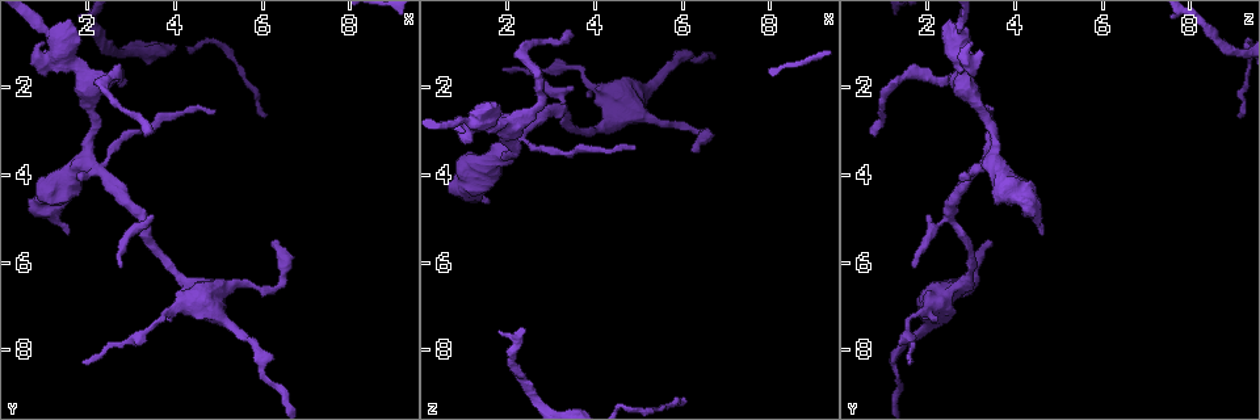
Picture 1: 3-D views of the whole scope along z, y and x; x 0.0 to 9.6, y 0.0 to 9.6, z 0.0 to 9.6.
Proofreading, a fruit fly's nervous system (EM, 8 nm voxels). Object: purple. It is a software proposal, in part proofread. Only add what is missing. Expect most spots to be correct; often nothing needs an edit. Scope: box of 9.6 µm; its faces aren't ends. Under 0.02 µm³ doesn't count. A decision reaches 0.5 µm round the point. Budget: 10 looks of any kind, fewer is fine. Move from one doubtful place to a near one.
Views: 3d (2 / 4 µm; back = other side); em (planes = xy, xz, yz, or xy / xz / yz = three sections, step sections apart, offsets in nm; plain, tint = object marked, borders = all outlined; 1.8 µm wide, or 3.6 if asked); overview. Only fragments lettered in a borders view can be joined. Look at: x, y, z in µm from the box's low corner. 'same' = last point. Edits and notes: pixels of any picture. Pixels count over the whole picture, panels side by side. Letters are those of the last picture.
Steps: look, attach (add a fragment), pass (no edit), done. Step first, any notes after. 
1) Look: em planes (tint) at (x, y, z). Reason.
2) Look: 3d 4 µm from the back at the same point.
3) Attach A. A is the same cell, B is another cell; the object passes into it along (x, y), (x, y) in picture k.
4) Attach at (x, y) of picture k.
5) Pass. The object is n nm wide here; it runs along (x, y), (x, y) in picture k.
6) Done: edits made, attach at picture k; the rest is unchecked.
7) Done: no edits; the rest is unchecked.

Look: em 3.6 µm planes (borders) at (1.95, 3.80, 3.40). Small branch off a trunk.

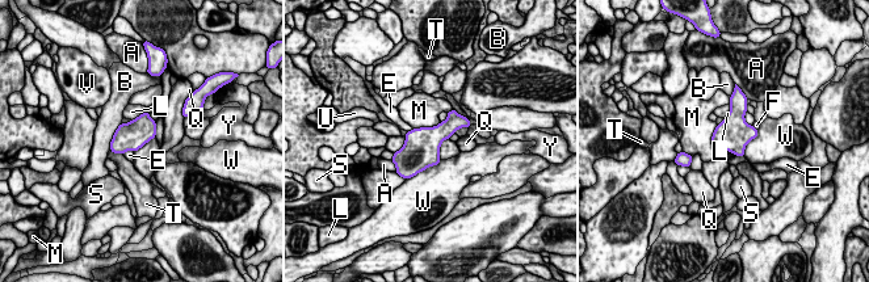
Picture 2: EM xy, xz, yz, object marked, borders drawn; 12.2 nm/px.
Pass. The object is 360 nm wide here; A, B, E, F, L, M, Q, S, T, U, V, W and Y are other cells; a border runs along (133, 151), (122, 154) in picture 2; none of them fits.

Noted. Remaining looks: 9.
Look: 3d 4 µm at (3.40, 3.10, 0.75). Long arm stops here.

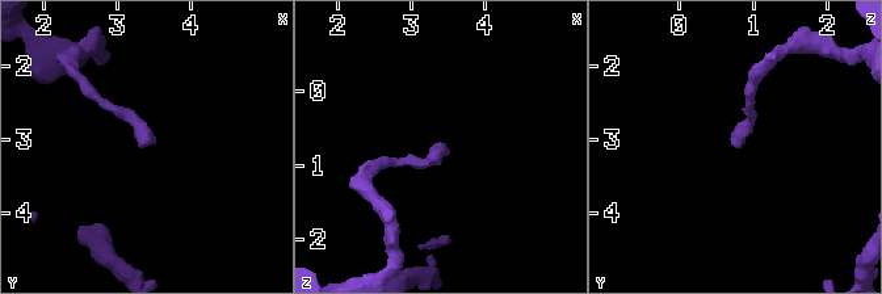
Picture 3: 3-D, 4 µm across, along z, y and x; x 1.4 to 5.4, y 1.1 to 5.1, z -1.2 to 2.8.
Look: em xy step 8 (borders) at (3.40, 3.10, 0.75). Need the tissue.

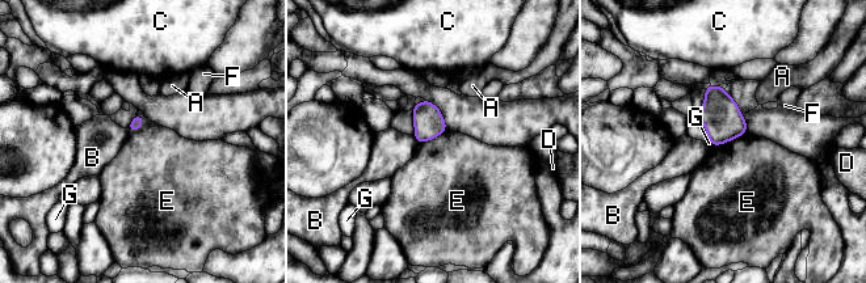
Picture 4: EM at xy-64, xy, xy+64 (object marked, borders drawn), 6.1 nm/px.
Pass. The longest contact is with E, 220 nm; A, B, C, D, E, F and G are other cells; a border runs along (745, 132), (713, 147) in picture 4; no lettered fragment goes on from it.

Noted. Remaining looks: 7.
Look: em yz step 4 (tint) at (1.50, 1.30, 2.75). Arms part here.

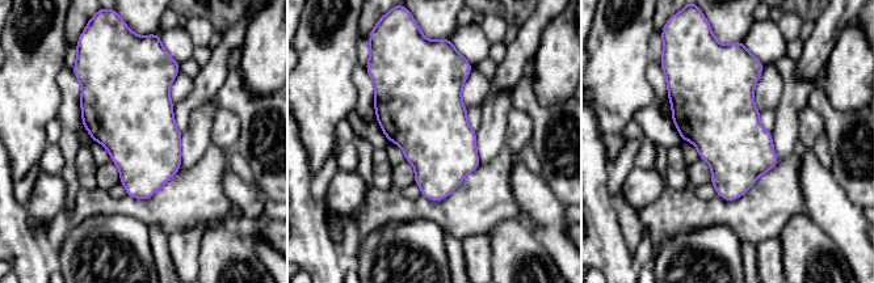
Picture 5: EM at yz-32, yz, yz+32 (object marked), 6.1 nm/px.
Look: em planes (borders) at the same point. Another direction.

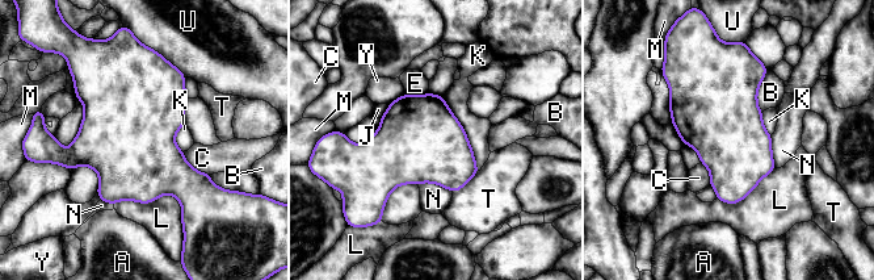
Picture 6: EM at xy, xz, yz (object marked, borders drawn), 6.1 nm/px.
Pass. A, B, C, E, J, K, L, M, N, T, U and Y are other cells; no lettered fragment goes on from it.

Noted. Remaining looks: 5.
Look: 3d 2 µm at (2.80, 6.15, 1.75). Tapers out.

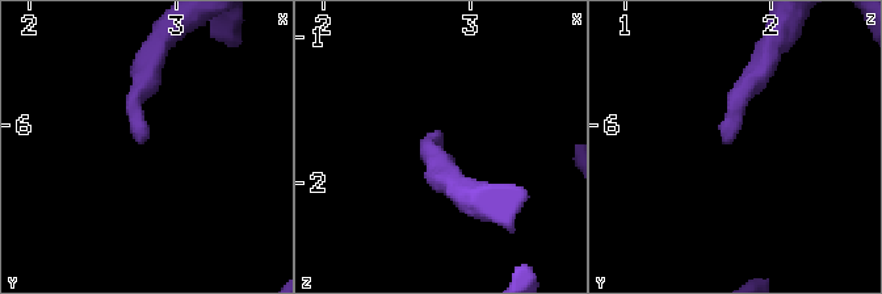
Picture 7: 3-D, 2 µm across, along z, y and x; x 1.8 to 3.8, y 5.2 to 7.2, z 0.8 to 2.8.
Look: em xz step 16 (tint) at (2.76, 6.12, 1.72). Need the tissue.

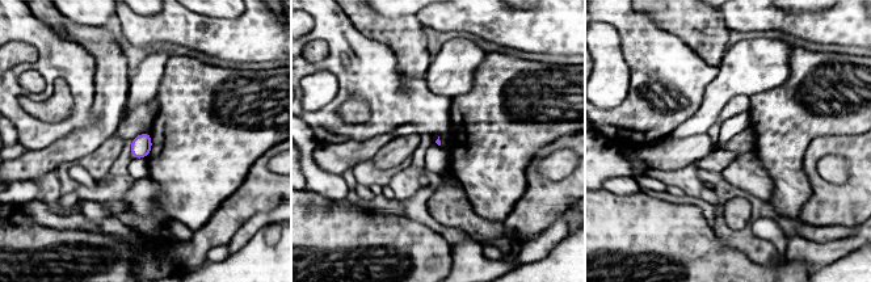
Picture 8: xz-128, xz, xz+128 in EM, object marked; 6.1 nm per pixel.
Look: em planes (borders) at the same point.

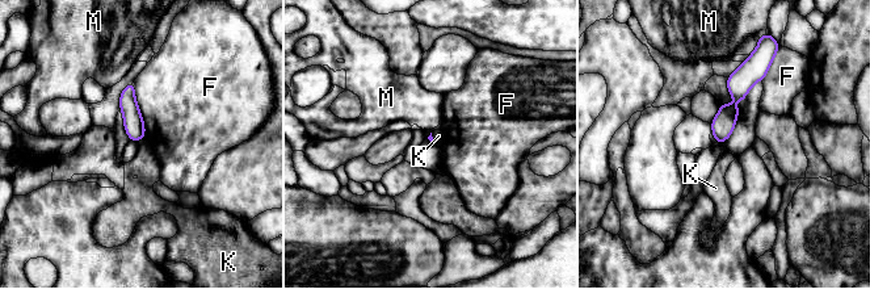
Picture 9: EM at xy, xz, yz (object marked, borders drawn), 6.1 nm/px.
Pass. F, K and M are other cells; it runs along (744, 66), (739, 104), (718, 139) in picture 9; none of them fits.

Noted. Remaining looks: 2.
Done: no edits; the rest is unchecked.

